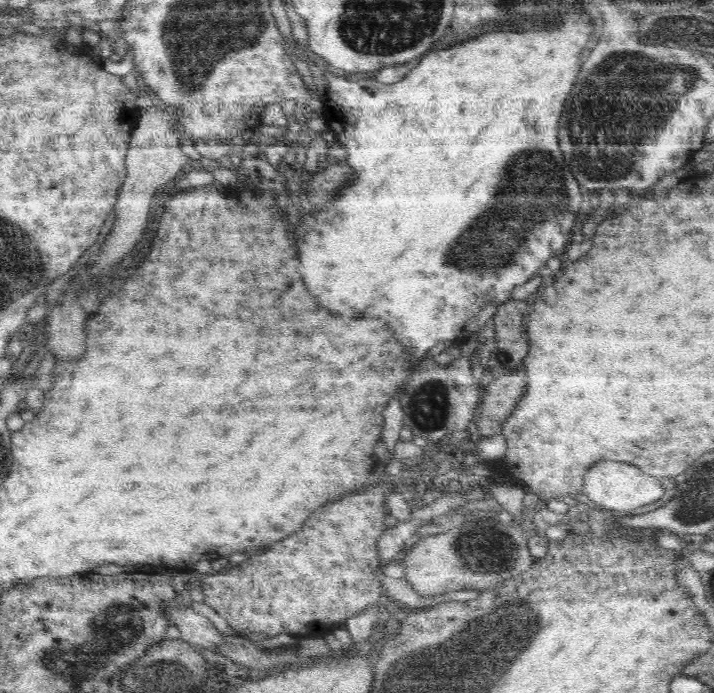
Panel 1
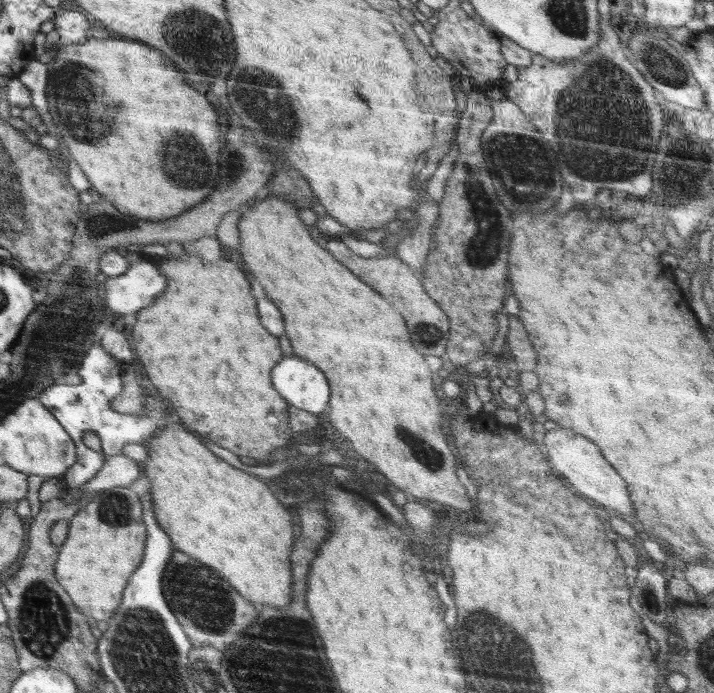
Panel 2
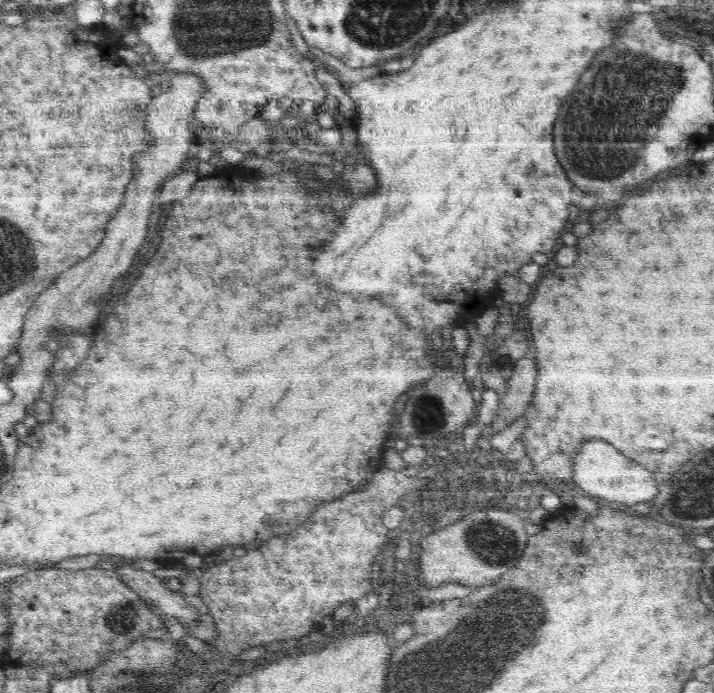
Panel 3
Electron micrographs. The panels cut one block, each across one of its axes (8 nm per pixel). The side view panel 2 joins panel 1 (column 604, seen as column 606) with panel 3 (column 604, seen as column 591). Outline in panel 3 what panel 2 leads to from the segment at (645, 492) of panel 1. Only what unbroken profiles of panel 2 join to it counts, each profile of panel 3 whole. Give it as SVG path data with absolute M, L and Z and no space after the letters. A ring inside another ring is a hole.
M590 439L579 446L573 458L573 476L576 484L584 492L604 498L604 500L636 504L636 502L646 502L658 494L652 474L640 464L628 460L624 454L620 454L612 444L604 440Z

